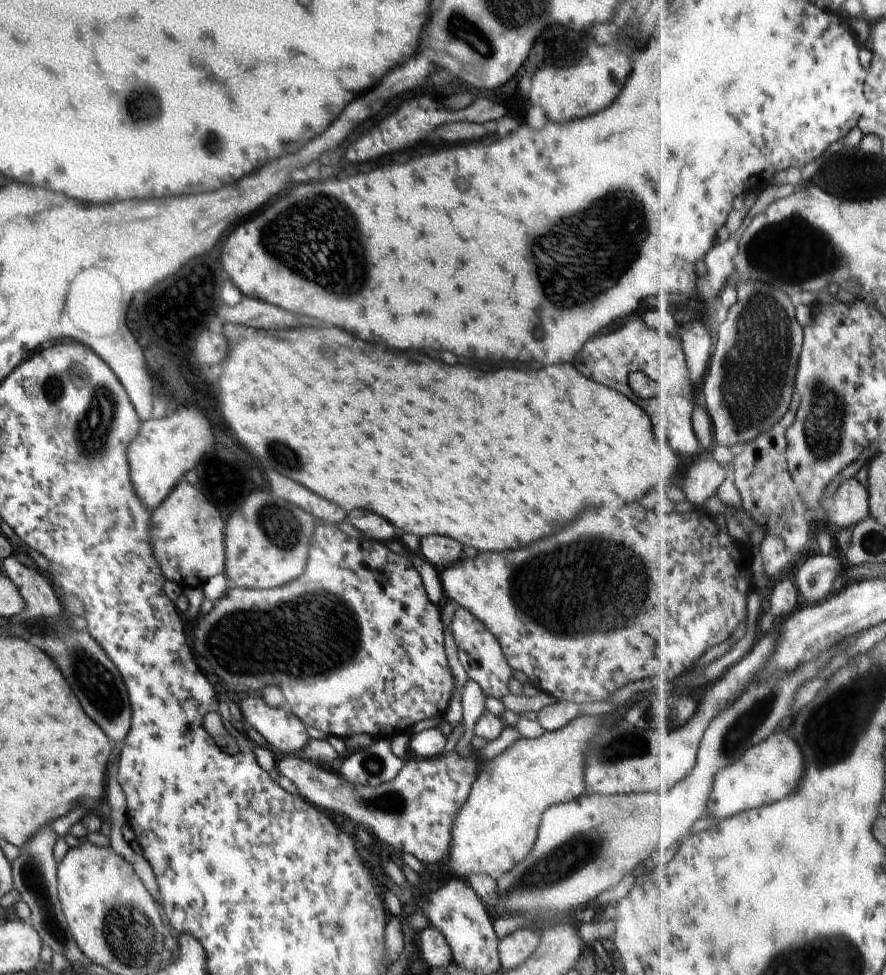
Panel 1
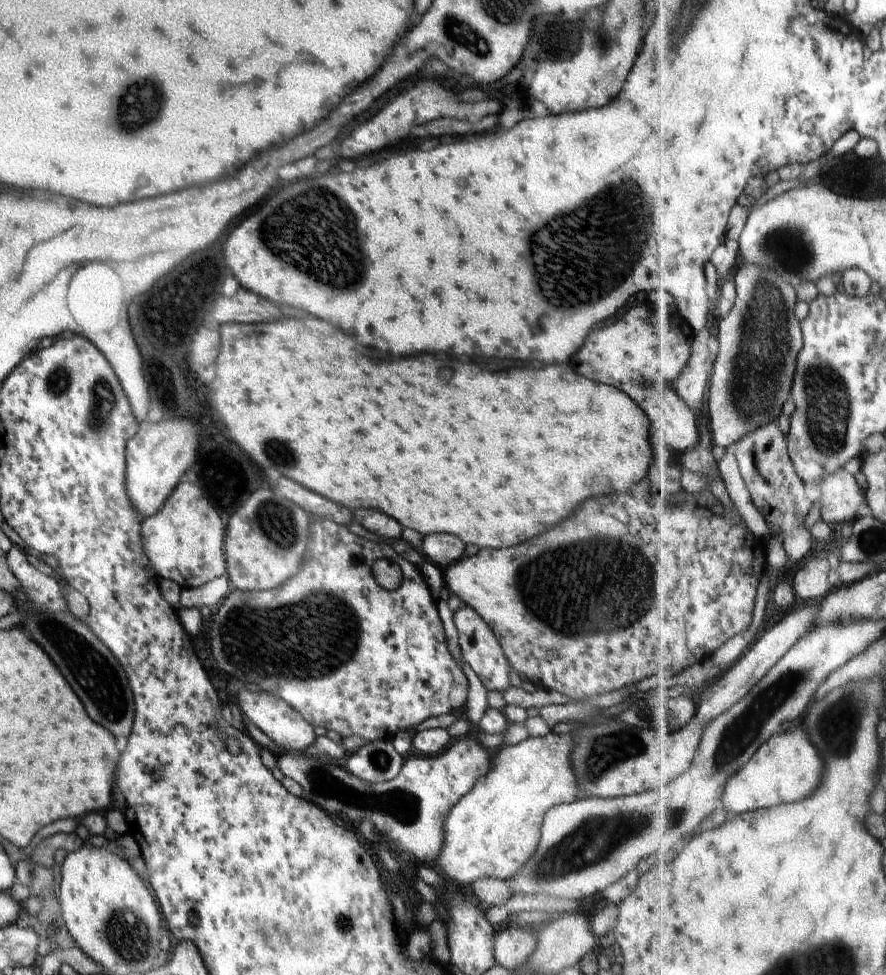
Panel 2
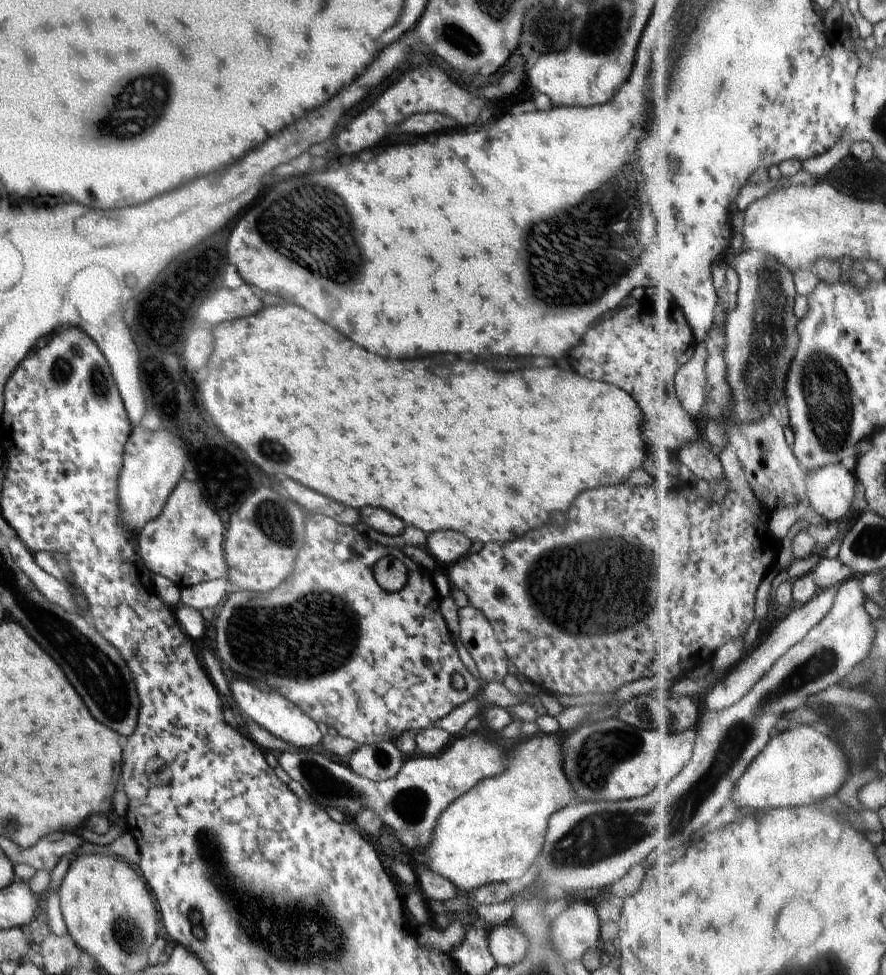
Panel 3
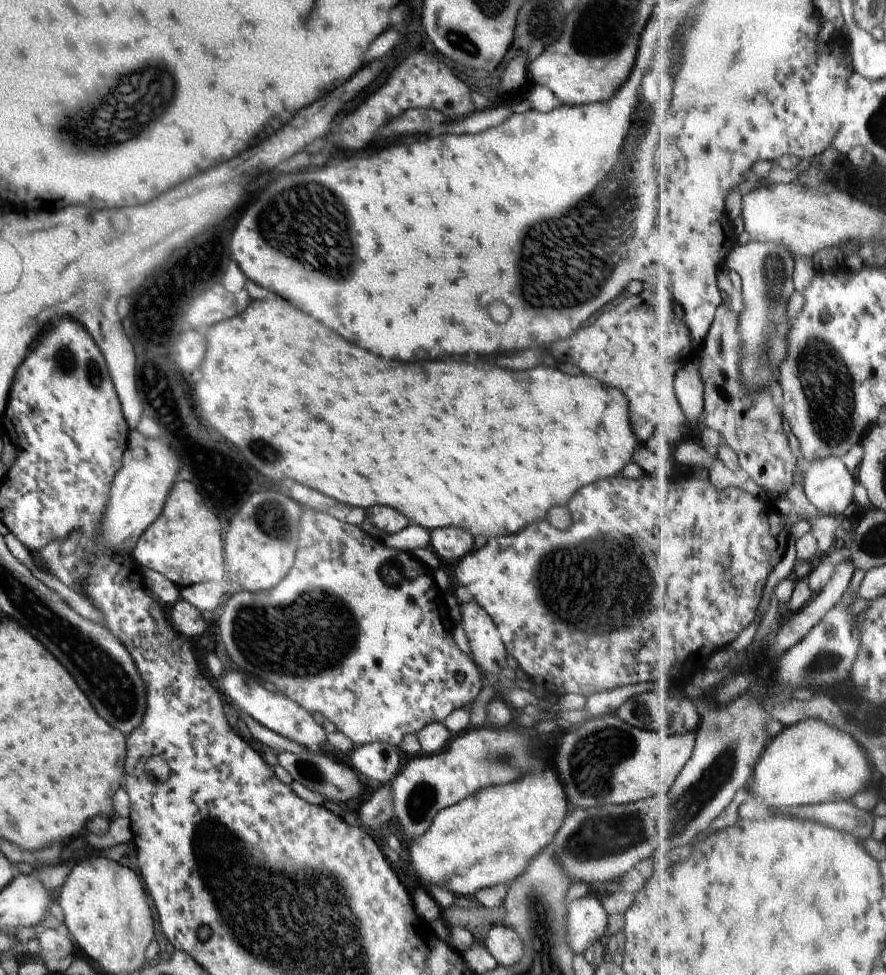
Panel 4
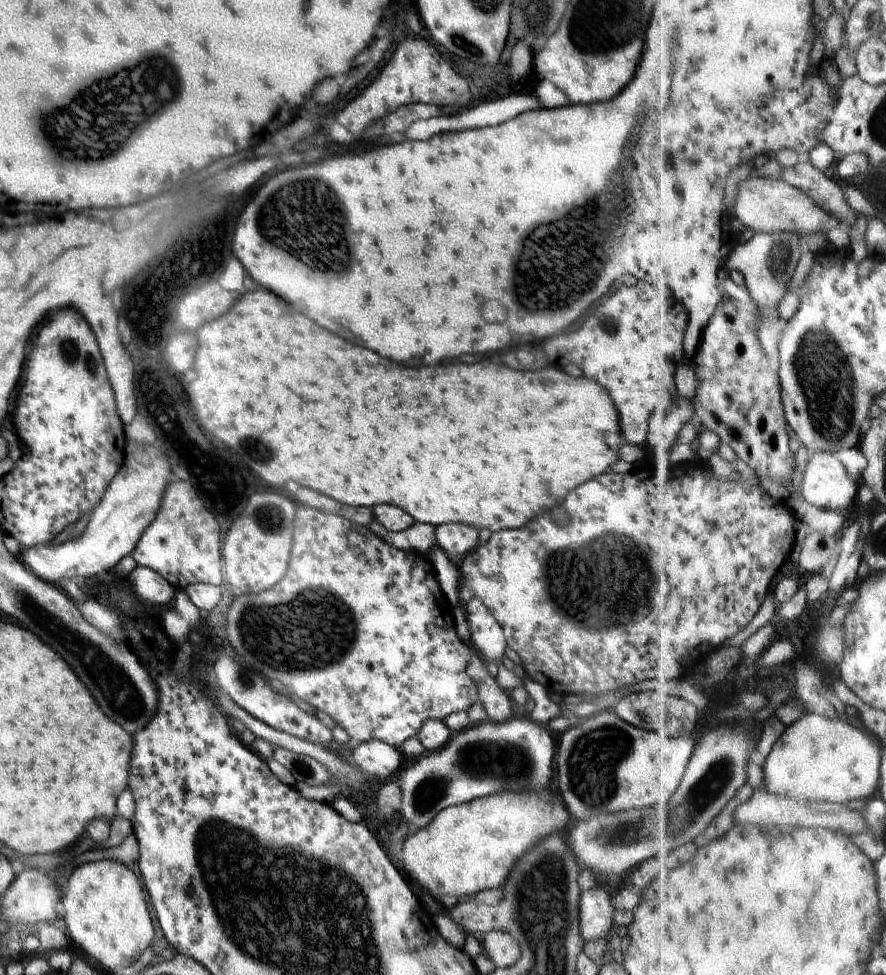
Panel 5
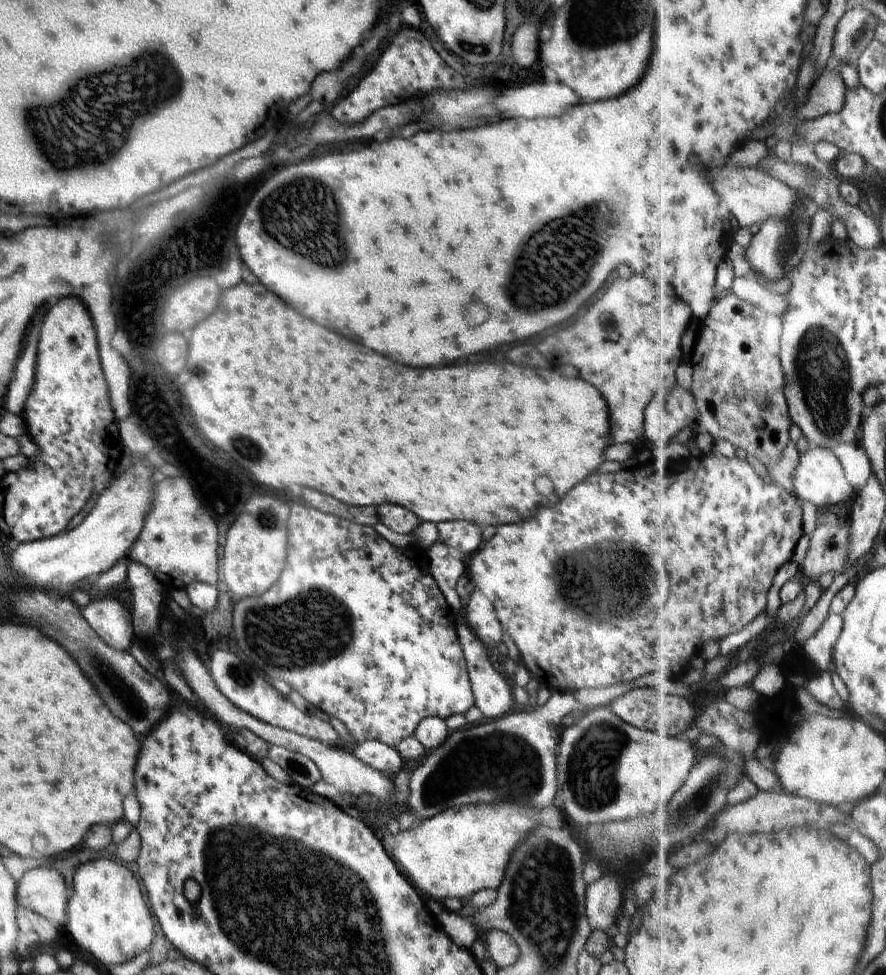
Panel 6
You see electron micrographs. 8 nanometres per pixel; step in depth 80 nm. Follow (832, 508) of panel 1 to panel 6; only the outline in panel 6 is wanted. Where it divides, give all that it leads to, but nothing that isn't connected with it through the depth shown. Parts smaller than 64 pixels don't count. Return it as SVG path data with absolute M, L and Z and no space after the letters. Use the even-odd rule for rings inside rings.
M816 447L801 455L798 463L797 473L795 476L795 492L802 500L810 501L820 510L833 506L837 509L843 509L846 500L856 497L858 491L853 487L853 483L849 481L847 472L840 462L840 458L832 449Z

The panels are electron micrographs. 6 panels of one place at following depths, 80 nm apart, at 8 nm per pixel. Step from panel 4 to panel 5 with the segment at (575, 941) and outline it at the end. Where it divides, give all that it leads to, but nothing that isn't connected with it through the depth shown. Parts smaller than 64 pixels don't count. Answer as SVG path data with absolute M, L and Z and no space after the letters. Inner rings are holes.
M602 887L582 891L579 896L579 931L583 942L612 934L611 896Z

